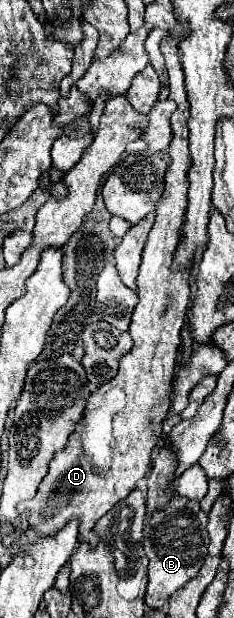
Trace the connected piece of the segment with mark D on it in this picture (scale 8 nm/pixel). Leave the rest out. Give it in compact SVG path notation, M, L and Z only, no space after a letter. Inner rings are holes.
M171 38L167 42L161 44L165 62L167 62L167 72L169 72L169 98L177 102L177 110L171 116L171 126L173 126L173 140L169 146L169 156L171 156L171 164L167 168L165 174L165 190L161 200L157 202L157 210L155 210L155 222L153 228L149 232L149 240L145 244L143 250L143 262L141 262L141 270L137 276L137 294L139 294L139 304L133 310L131 316L131 324L129 324L129 334L133 338L133 348L129 350L127 356L123 356L121 364L119 364L119 372L115 378L111 378L109 382L101 384L87 400L87 408L83 412L83 418L79 420L79 426L75 430L75 434L71 434L67 446L63 450L59 450L55 454L55 458L49 462L49 472L43 478L43 482L37 488L35 498L31 498L29 502L19 504L19 512L27 512L27 524L31 524L31 530L27 530L27 534L31 538L39 538L39 536L55 536L55 532L59 532L59 528L63 528L63 524L67 524L67 520L79 520L79 538L81 542L87 542L89 548L95 548L99 542L99 534L95 534L93 526L97 524L97 520L111 508L115 506L115 502L123 500L129 496L129 492L133 488L137 488L137 482L145 478L145 474L151 468L151 450L159 440L159 432L161 432L161 422L169 412L171 400L171 380L175 374L175 364L177 364L177 356L179 356L179 346L181 346L181 338L179 338L179 330L185 322L185 312L187 312L187 304L189 304L189 274L187 272L171 272L171 260L173 260L173 252L175 246L181 238L181 226L183 226L183 214L187 208L187 188L189 188L189 180L187 180L187 172L191 168L191 156L189 156L189 128L187 128L187 120L189 120L189 102L187 102L187 94L185 94L185 84L183 84L183 68L179 62L179 44L181 38Z

